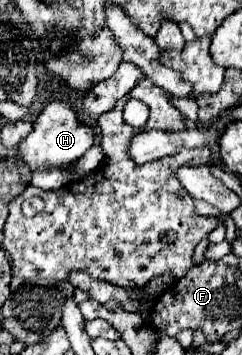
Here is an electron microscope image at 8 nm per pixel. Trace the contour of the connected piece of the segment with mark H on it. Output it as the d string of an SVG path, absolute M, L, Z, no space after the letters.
M53 101L49 103L43 113L33 123L33 131L19 143L21 161L31 169L43 167L59 167L77 161L91 145L95 143L95 131L89 125L83 125L69 103Z

